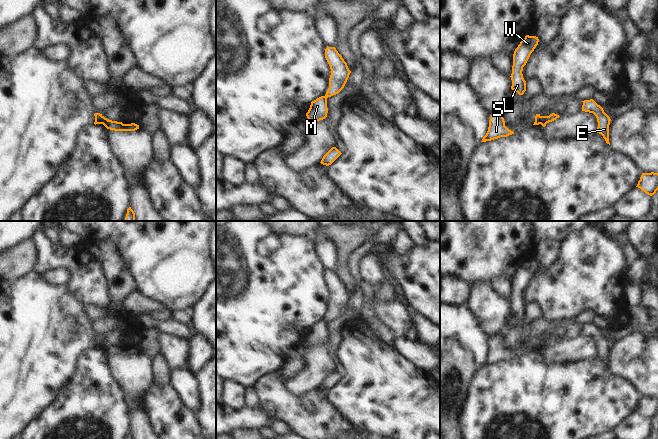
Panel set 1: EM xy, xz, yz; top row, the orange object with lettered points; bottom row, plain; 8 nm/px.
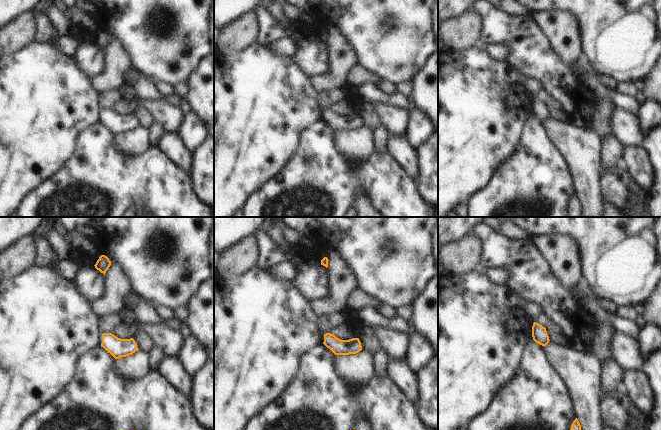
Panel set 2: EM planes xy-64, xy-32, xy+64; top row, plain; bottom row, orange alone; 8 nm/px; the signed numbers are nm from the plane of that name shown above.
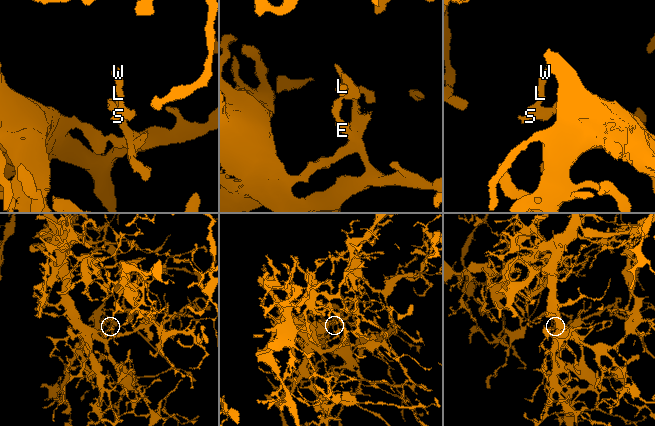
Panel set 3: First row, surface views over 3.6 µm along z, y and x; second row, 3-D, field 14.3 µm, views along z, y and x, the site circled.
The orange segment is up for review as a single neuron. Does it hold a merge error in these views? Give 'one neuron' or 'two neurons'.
two neurons

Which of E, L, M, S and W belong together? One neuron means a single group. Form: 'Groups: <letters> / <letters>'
Groups: E M / L S W

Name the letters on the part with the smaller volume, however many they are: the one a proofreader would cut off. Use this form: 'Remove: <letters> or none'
Remove: L, S, W

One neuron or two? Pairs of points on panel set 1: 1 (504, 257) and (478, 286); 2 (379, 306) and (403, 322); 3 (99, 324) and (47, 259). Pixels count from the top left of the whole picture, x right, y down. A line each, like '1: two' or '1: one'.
1: two
2: one
3: two

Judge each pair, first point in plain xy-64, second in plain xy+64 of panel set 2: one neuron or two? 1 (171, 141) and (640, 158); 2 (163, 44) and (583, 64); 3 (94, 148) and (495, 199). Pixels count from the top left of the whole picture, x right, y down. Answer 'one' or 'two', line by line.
1: one
2: two
3: one

